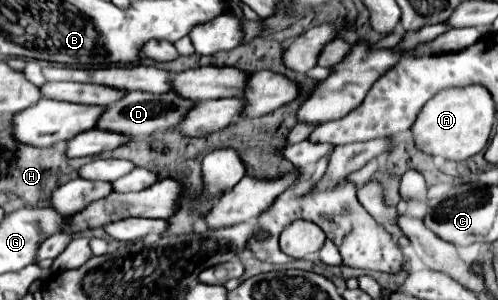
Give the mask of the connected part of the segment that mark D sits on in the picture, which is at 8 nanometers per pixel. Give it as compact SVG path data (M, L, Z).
M128 92L126 96L122 96L122 100L116 100L102 112L96 128L118 132L124 136L150 136L152 132L158 132L158 130L172 130L186 116L186 112L192 106L194 106L194 102L184 100L182 96L178 96L174 92L166 92L166 94Z

